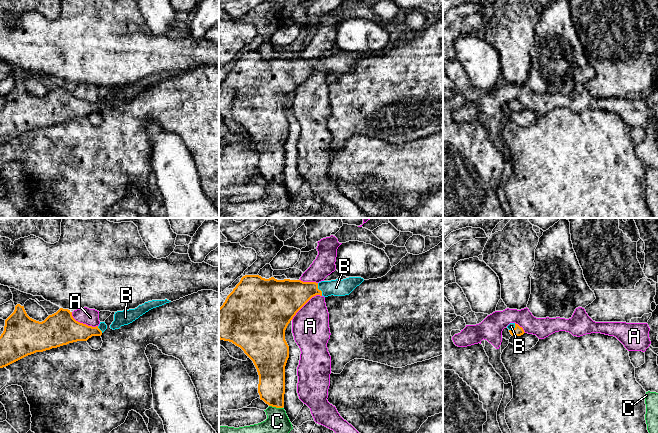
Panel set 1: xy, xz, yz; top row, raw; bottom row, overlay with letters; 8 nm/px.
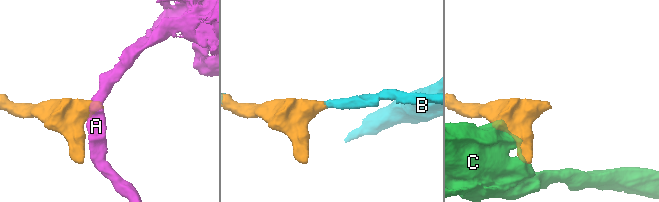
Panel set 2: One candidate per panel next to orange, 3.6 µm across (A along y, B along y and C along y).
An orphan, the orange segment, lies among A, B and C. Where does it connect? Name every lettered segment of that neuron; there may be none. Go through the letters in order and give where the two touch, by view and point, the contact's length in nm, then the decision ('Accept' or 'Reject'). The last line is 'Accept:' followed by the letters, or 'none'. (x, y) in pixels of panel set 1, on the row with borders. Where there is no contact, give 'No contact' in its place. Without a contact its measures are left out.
A: Touches orange at xz (305, 303). Shared border 320 nm. Reject
B: Touches orange at xz (318, 289). Shared border 110 nm. Accept
C: Touches orange at xz (276, 407). Shared border 110 nm. Reject
Accept: B

